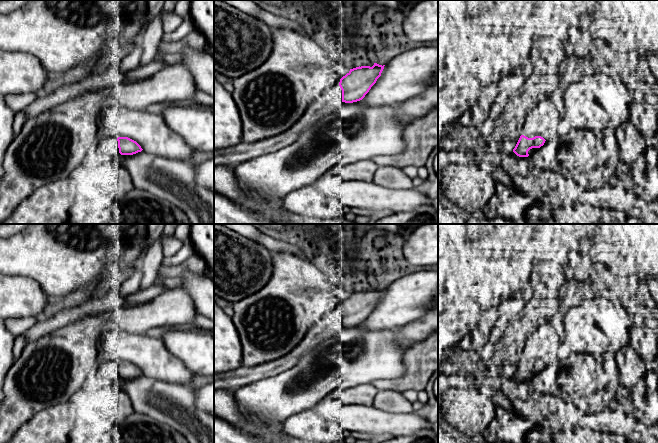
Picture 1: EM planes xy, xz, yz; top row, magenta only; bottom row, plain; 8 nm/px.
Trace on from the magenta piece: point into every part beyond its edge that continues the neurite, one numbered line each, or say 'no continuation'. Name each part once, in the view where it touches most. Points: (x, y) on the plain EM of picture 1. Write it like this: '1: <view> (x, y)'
1: xz (327, 328)

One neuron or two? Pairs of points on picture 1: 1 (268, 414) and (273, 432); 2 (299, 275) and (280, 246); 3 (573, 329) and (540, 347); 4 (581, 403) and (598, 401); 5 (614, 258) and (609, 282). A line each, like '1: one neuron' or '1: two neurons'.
1: two neurons
2: two neurons
3: two neurons
4: one neuron
5: two neurons

